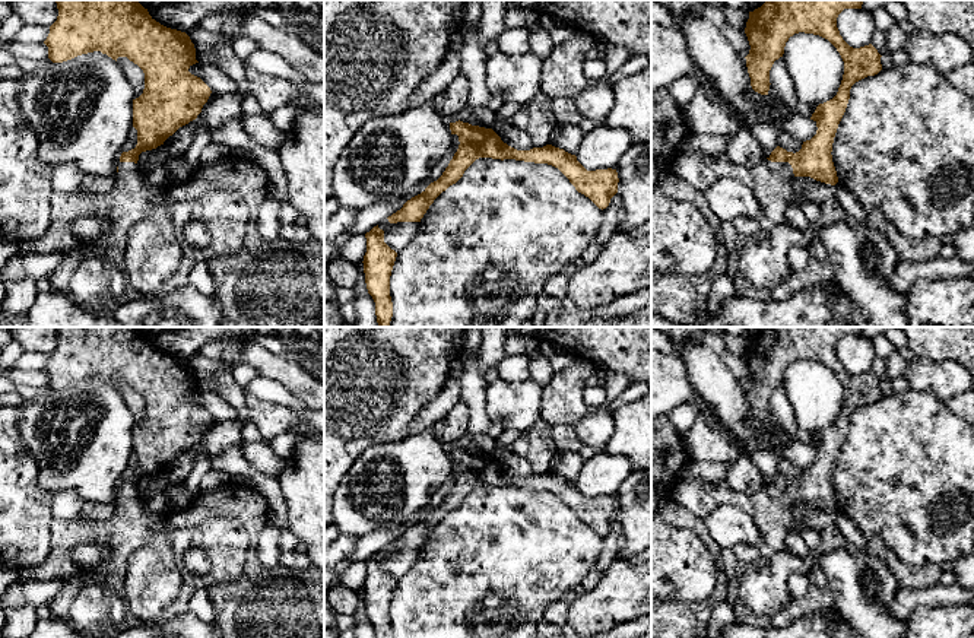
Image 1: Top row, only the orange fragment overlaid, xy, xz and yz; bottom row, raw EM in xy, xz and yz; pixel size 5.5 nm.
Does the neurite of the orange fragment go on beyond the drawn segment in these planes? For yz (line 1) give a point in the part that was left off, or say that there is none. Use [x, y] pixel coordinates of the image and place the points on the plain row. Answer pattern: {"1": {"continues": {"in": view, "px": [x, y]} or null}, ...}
{"1": {"continues": {"in": "yz", "px": [770, 508]}}}

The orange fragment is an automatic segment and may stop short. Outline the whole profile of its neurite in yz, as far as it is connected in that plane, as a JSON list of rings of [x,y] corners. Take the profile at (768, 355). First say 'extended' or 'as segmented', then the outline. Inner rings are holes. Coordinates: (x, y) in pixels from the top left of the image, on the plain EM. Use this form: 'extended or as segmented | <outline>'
extended | [[[767,327],[749,339],[745,361],[751,377],[745,385],[755,419],[768,422],[770,397],[783,384],[786,369],[794,361],[813,361],[828,366],[844,388],[838,419],[816,434],[810,444],[816,450],[816,461],[803,469],[799,479],[777,473],[764,489],[752,495],[730,488],[708,489],[701,479],[680,479],[672,489],[670,499],[704,520],[718,505],[736,505],[748,512],[762,537],[758,545],[761,559],[749,566],[752,569],[762,568],[774,553],[790,550],[787,536],[799,534],[808,527],[791,512],[794,504],[810,504],[831,512],[838,510],[831,479],[850,416],[856,409],[882,397],[882,383],[872,371],[853,375],[837,355],[837,345],[844,336],[862,336],[862,331],[863,327]]]

